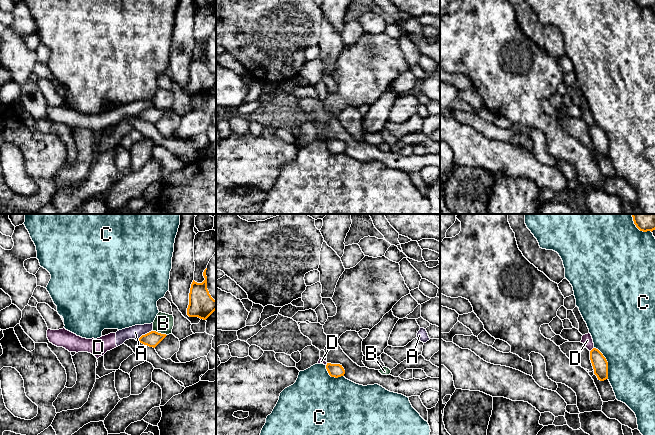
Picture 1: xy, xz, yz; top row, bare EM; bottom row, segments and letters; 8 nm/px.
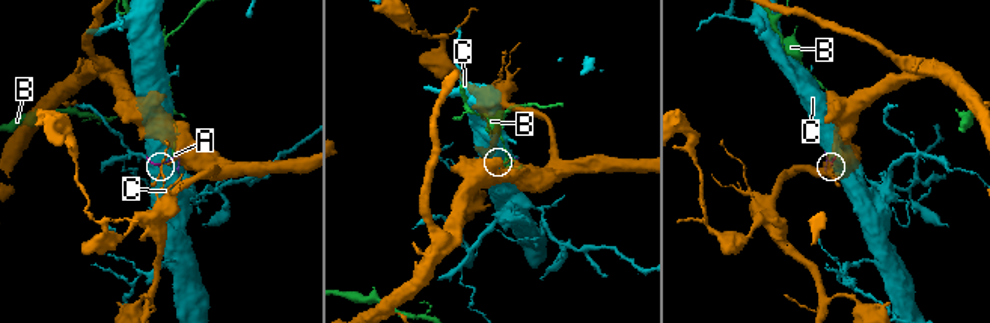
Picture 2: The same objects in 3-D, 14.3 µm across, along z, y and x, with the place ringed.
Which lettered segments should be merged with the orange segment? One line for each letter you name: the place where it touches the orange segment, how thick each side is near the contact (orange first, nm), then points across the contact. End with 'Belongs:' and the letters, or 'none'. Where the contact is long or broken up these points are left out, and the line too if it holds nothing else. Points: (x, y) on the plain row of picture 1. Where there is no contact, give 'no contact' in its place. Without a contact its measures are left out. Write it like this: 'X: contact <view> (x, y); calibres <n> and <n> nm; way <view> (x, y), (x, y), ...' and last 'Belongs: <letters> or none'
Belongs: none

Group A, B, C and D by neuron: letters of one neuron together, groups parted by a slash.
A D / B / C

